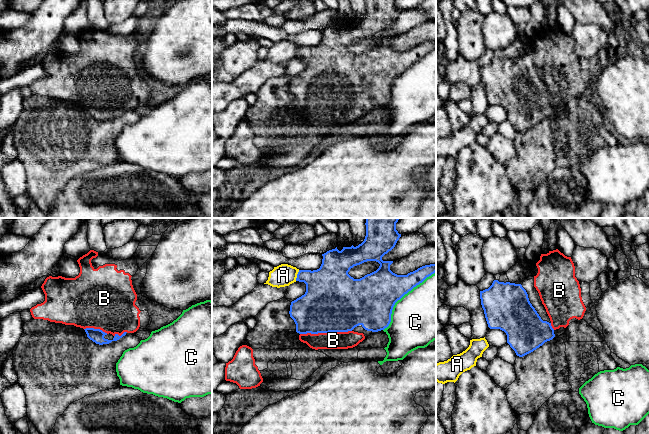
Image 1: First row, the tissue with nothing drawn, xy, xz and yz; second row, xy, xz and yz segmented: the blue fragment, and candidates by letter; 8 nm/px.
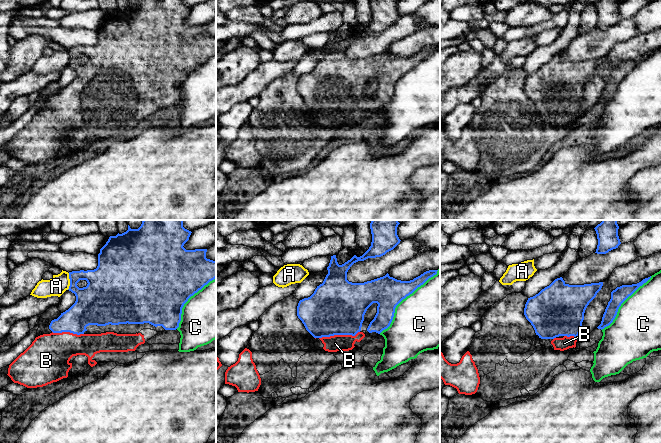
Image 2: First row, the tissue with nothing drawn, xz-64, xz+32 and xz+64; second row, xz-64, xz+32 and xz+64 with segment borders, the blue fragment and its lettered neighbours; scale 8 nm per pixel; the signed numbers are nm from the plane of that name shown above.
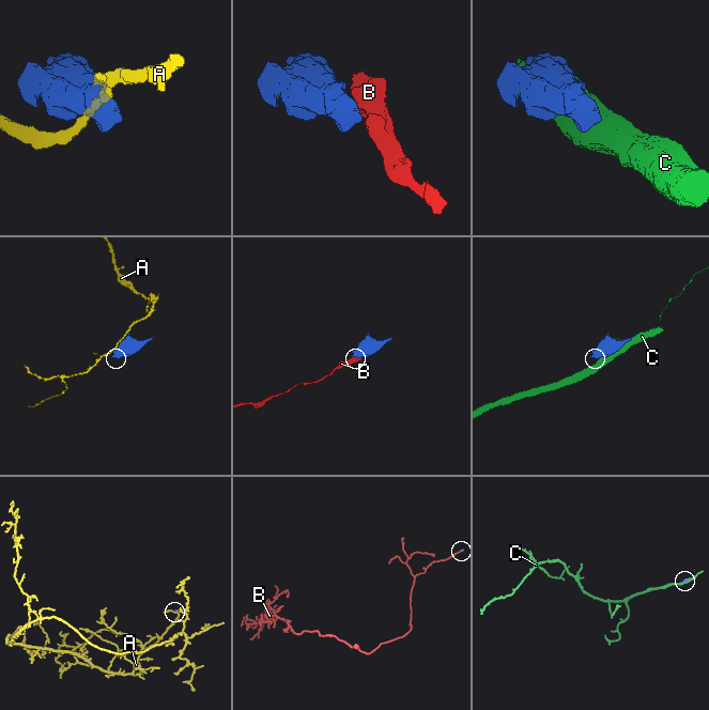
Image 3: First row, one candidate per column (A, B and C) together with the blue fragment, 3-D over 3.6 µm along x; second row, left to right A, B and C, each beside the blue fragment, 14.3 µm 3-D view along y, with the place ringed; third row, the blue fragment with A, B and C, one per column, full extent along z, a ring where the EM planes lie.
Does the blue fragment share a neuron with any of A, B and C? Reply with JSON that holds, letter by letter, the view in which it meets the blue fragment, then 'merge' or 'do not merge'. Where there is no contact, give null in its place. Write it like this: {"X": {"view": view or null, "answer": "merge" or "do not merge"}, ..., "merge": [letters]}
{"A": {"view": "xz", "answer": "do not merge"}, "B": {"view": "xz", "answer": "merge"}, "C": {"view": "xz", "answer": "do not merge"}, "merge": ["B"]}

